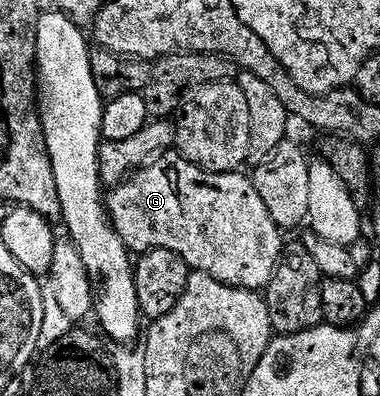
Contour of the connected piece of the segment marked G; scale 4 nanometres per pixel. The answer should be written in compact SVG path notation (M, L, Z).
M171 150L130 173L121 184L113 185L105 197L106 210L131 253L141 254L157 248L172 250L172 254L184 258L191 270L208 274L216 282L233 288L262 290L270 283L282 256L284 232L272 222L272 214L268 214L268 206L264 206L264 198L260 198L253 179L242 175L241 171L206 172Z

